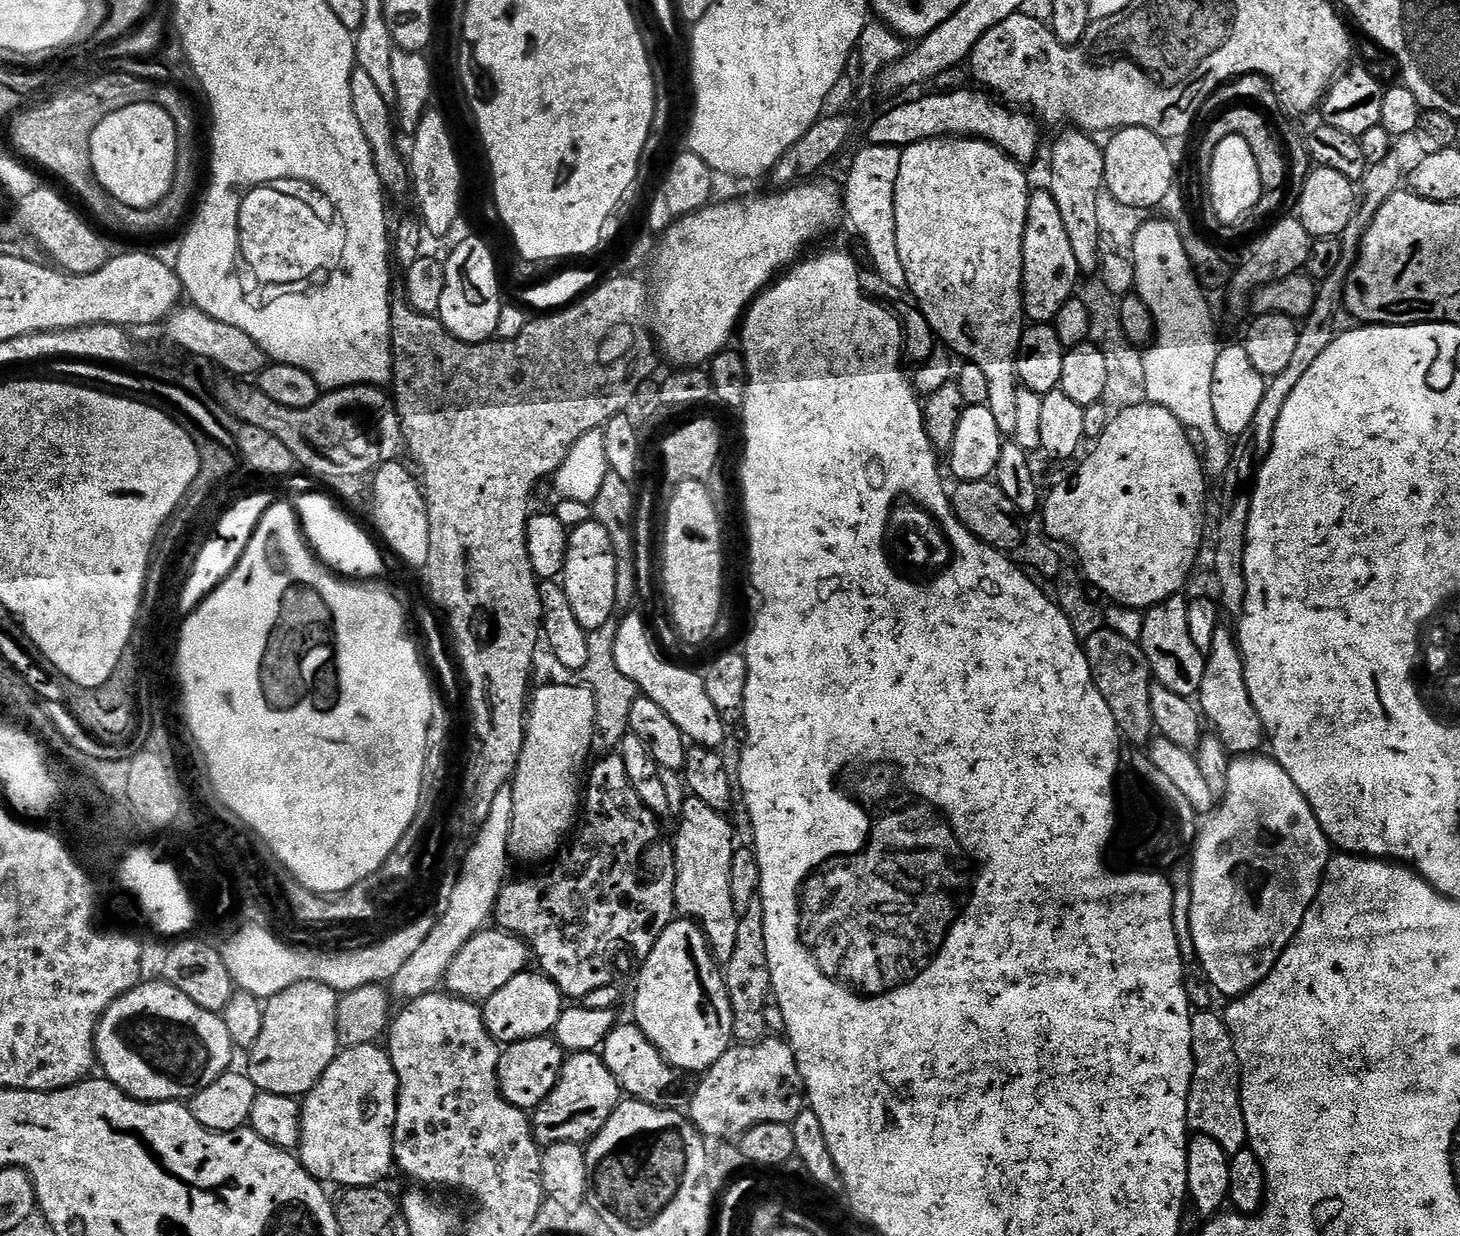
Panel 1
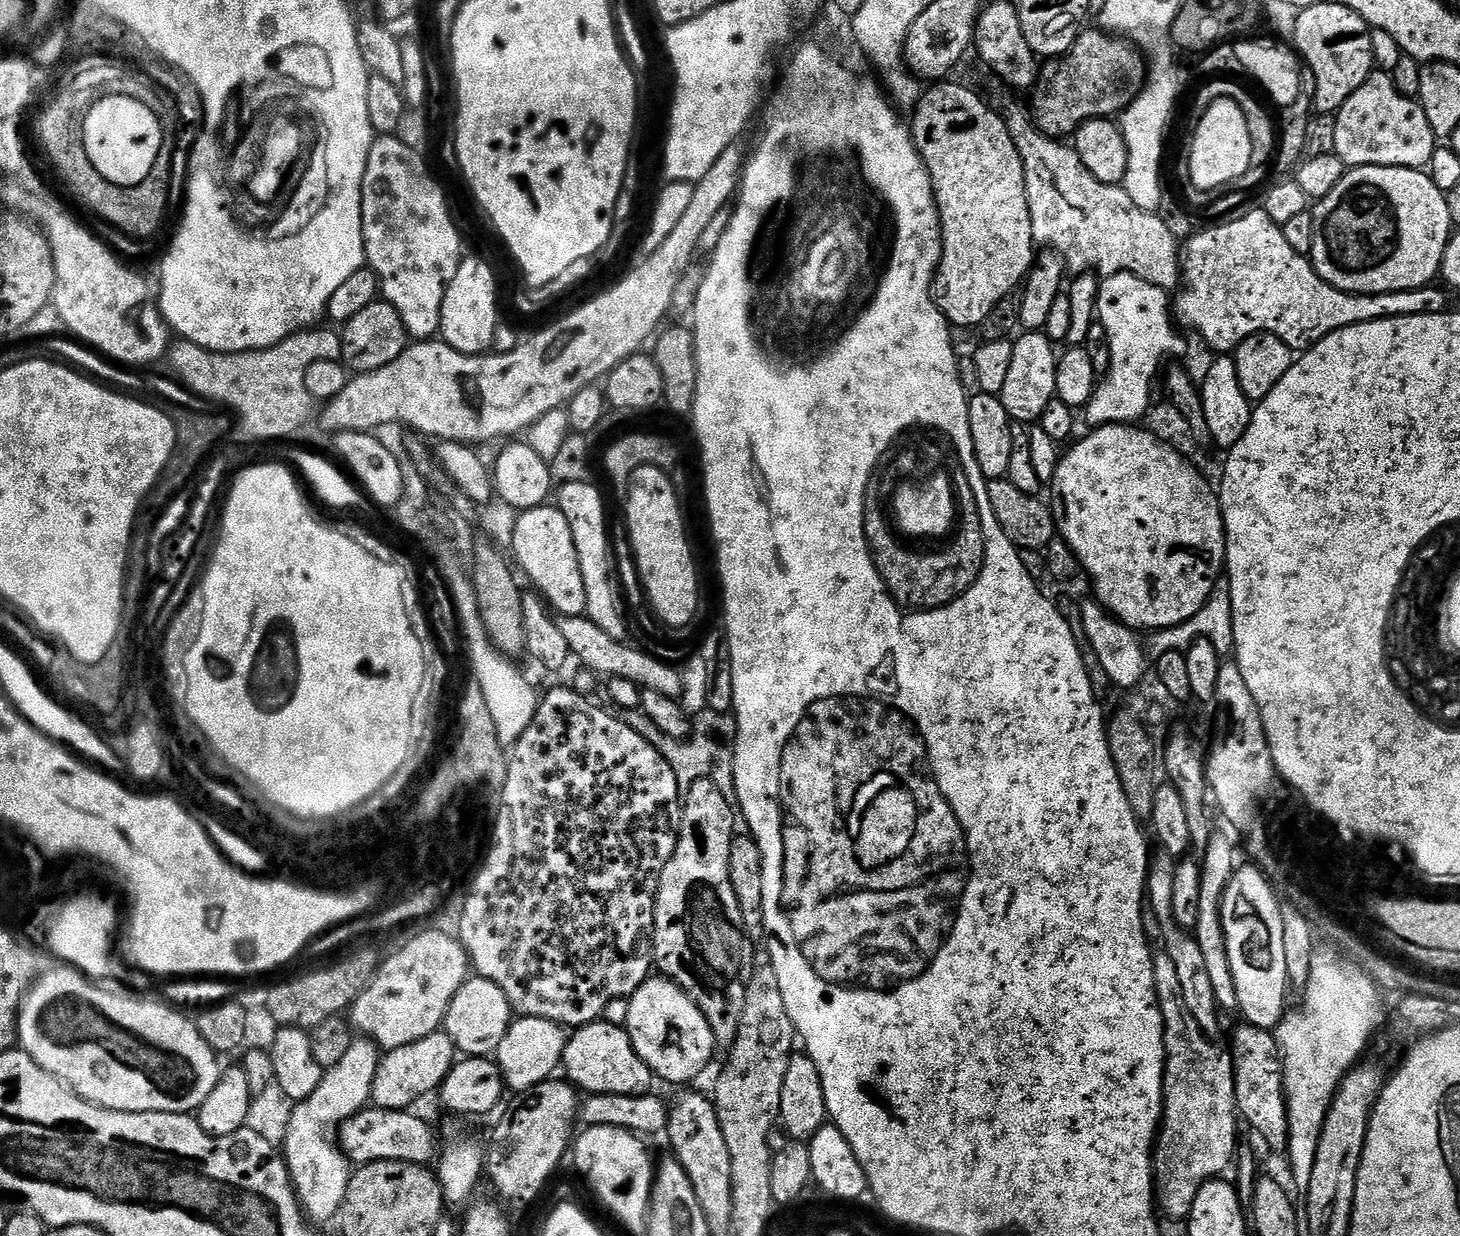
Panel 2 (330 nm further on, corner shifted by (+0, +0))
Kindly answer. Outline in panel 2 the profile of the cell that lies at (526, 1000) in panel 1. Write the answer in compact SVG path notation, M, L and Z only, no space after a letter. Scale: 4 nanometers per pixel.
M473 975L464 981L464 985L454 994L450 1006L444 1015L443 1032L454 1042L457 1053L465 1057L491 1057L496 1048L506 1036L506 1030L511 1026L514 1013L504 991L494 982Z

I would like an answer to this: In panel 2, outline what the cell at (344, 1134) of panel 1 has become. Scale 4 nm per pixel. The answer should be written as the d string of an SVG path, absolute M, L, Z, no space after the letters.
M443 1030L432 1032L418 1042L410 1042L410 1046L385 1051L374 1074L371 1103L377 1108L411 1109L415 1100L420 1100L431 1092L433 1095L439 1089L457 1060L454 1042Z

